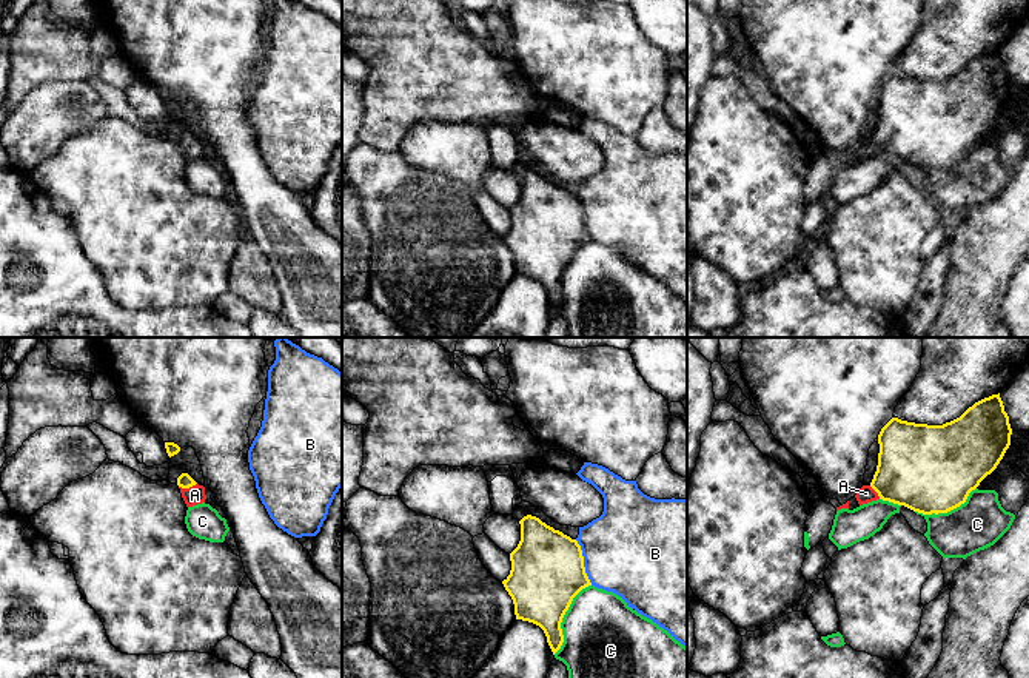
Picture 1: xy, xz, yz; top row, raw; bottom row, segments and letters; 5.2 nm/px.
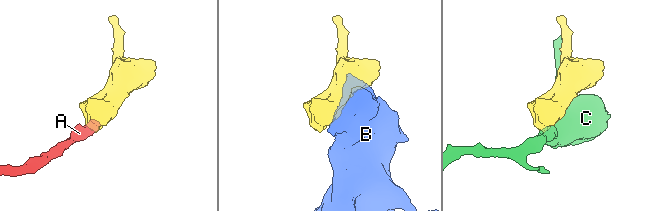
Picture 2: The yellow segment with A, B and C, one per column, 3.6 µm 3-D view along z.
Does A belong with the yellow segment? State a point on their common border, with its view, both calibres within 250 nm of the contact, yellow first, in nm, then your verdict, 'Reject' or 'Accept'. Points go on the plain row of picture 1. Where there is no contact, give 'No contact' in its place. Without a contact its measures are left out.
Touches yellow at xy (187, 142). Thickness 80 nm (yellow) against 100 nm. Accept

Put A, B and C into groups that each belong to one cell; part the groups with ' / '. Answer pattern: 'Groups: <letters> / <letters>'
Groups: A / B / C

